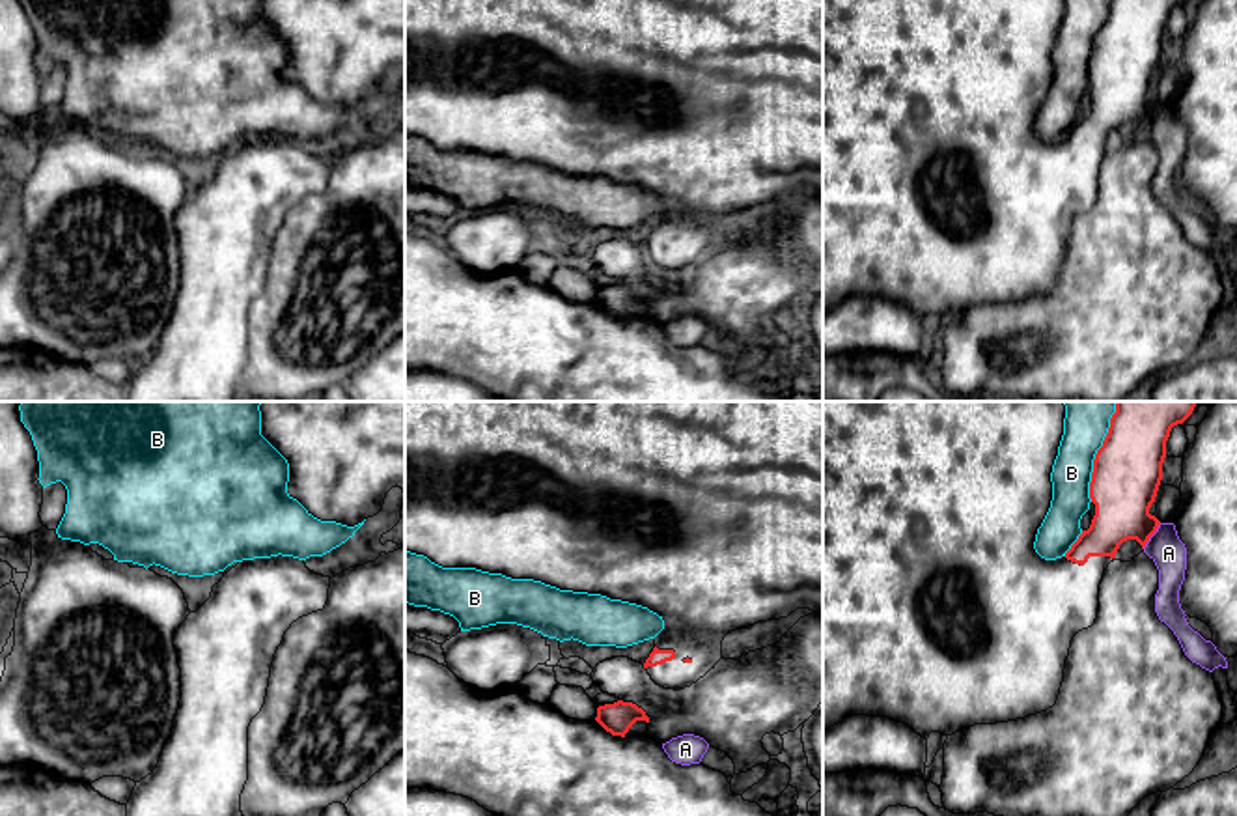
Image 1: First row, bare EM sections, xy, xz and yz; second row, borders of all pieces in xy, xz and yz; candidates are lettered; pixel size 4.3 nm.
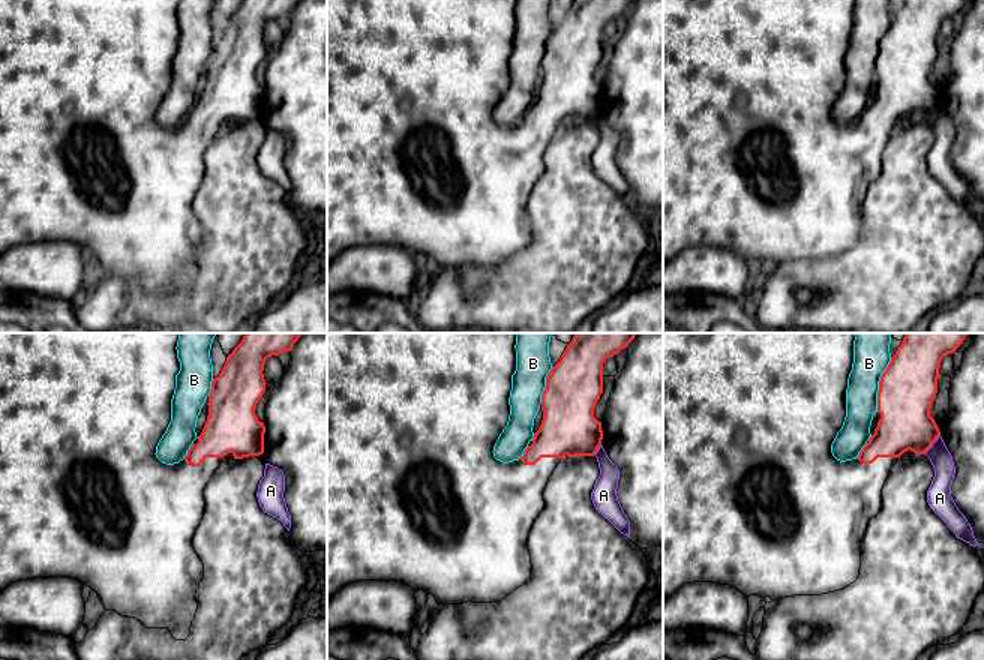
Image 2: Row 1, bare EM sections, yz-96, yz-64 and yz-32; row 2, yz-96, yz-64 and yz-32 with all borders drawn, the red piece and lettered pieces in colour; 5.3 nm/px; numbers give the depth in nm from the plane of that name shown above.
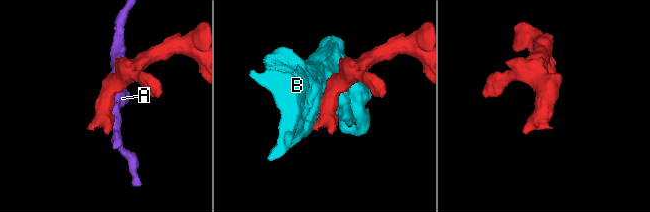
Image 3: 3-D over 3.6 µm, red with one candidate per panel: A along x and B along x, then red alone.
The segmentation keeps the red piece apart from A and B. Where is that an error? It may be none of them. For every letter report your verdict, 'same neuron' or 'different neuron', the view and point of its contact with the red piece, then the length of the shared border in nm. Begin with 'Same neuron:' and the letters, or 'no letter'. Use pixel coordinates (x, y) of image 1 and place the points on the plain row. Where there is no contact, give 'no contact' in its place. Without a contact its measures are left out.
Same neuron: no letter
A: different neuron | yz (1152, 116) | 140 nm
B: different neuron | yz (1094, 42) | 380 nm

